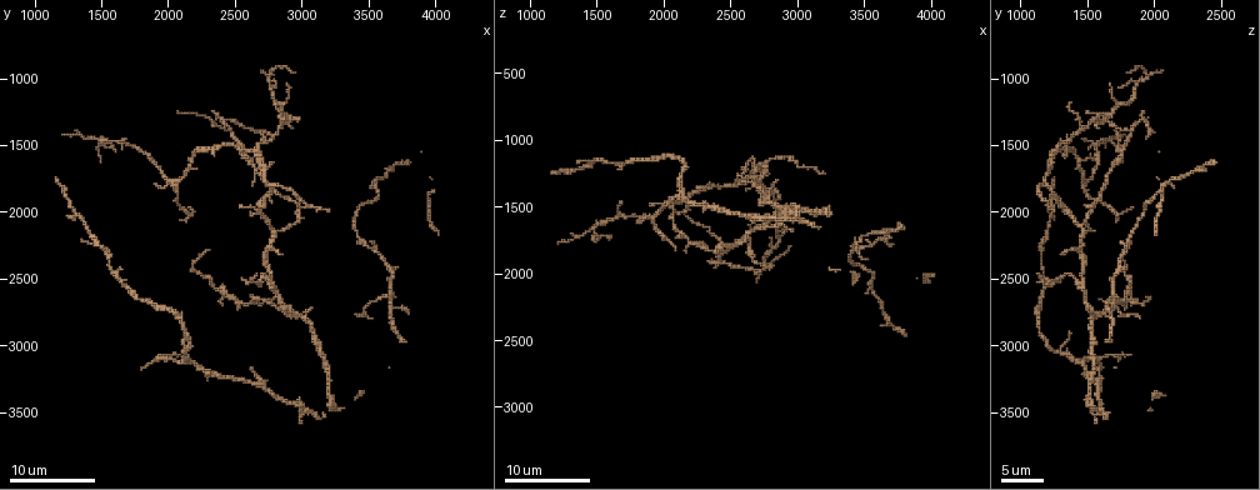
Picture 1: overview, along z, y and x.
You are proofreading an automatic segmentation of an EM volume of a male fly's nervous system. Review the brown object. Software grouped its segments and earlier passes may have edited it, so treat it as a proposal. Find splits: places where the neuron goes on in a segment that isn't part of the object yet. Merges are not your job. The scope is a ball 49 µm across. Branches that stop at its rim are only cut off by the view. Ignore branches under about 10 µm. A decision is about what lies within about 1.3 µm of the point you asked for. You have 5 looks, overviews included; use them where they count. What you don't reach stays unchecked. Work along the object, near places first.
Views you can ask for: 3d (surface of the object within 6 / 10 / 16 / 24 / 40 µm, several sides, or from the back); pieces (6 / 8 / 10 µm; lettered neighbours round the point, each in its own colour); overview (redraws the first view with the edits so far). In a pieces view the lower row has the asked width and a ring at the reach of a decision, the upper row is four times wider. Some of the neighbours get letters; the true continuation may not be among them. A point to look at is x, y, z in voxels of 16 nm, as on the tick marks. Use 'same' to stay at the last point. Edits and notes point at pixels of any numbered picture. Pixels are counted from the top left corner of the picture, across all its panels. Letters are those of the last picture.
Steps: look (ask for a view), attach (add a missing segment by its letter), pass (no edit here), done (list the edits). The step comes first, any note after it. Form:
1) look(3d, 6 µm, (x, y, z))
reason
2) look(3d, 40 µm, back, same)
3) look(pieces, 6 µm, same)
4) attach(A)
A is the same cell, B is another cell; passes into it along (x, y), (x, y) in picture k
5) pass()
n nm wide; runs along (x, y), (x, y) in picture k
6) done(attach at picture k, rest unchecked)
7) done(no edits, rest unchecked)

look(pieces, 10 µm, (2060, 3080, 1820))
free end

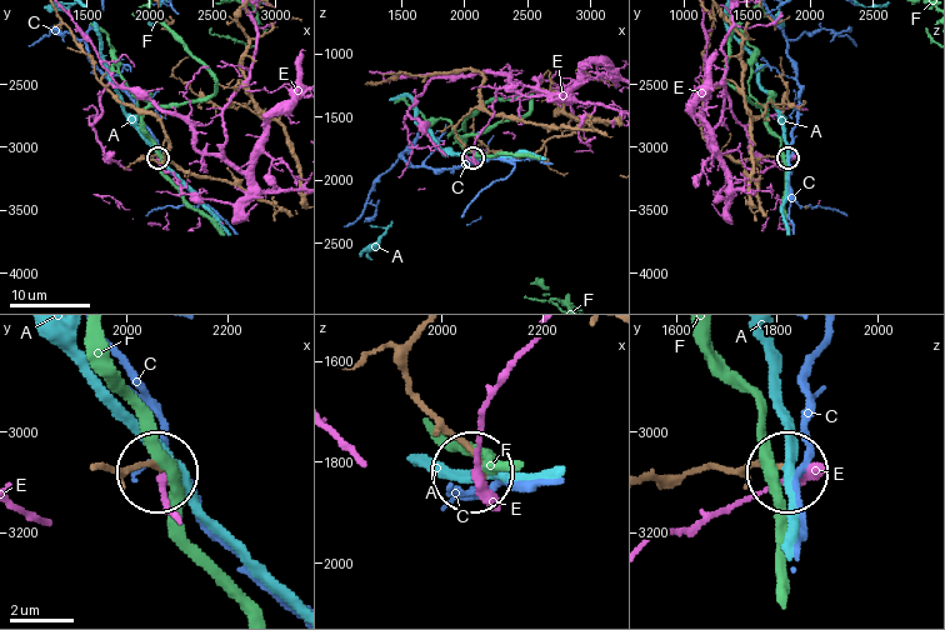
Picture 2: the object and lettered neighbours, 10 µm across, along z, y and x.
pass()
170 nm wide; A, C, E and F are other cells; runs along (100, 466), (159, 466) in picture 2; none of them fits

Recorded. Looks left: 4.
look(pieces, 6 µm, (2400, 2680, 1840))
free end

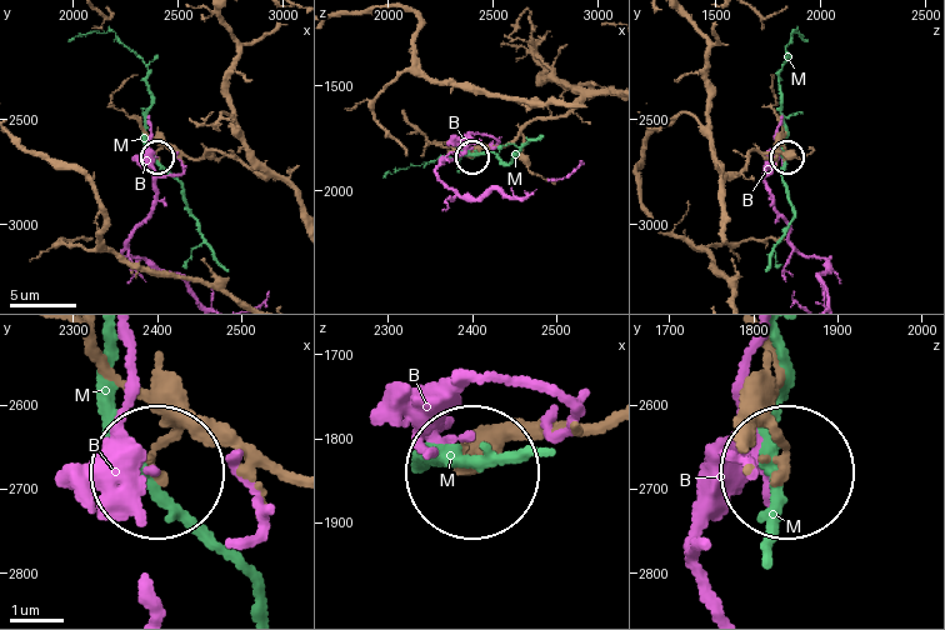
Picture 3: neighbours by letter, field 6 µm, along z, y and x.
pass()
B and M are other cells; runs along (608, 94), (584, 95), (473, 156) in picture 3; none of them fits

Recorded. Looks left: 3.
look(pieces, 8 µm, (2980, 1280, 1560))
thin end

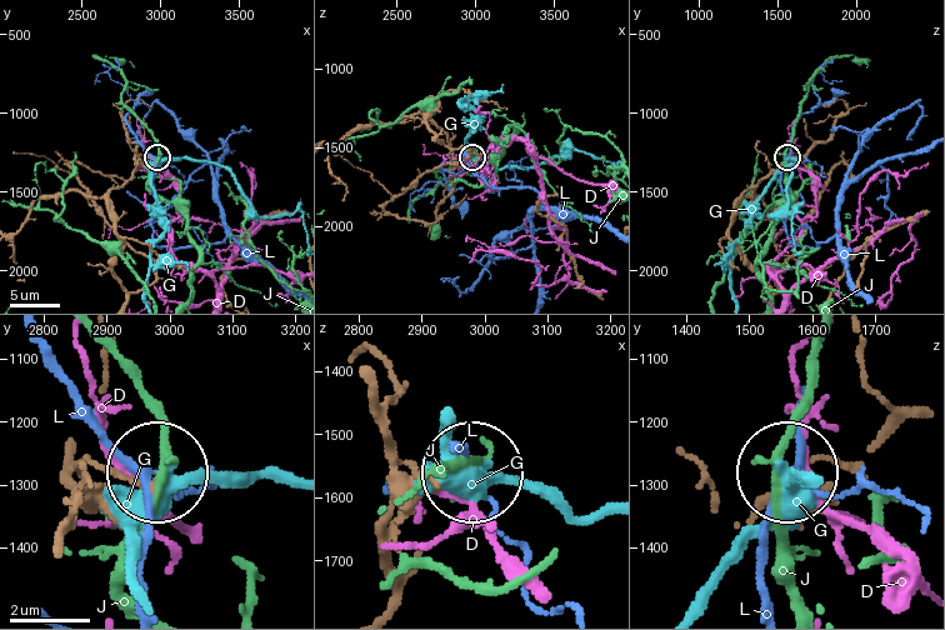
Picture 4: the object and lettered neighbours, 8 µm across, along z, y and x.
pass()
180 nm wide; D, G, J and L are other cells; runs along (119, 281), (109, 194), (156, 159) in picture 4; no lettered segment goes on from it

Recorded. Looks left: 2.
done(no edits, rest unchecked)

